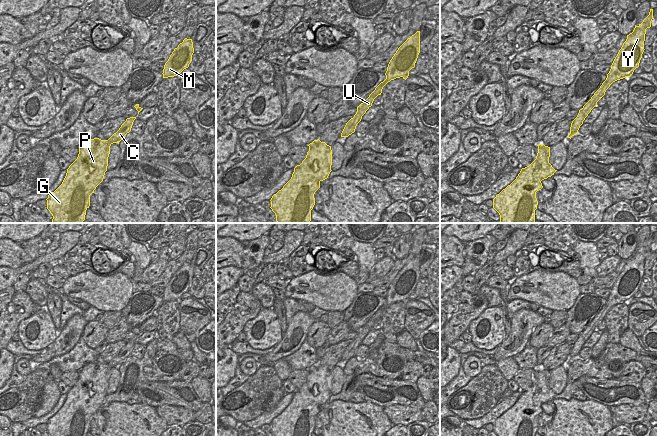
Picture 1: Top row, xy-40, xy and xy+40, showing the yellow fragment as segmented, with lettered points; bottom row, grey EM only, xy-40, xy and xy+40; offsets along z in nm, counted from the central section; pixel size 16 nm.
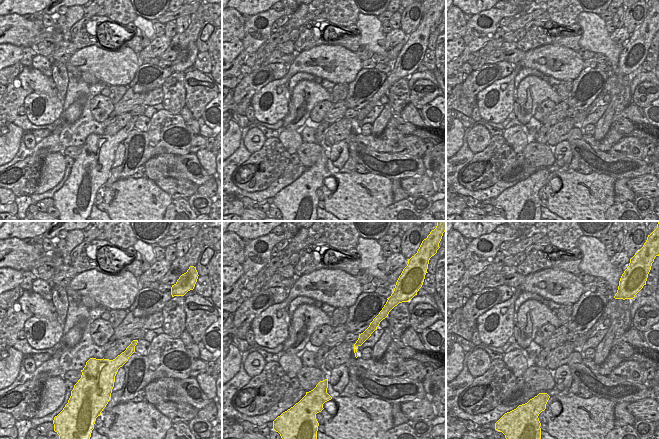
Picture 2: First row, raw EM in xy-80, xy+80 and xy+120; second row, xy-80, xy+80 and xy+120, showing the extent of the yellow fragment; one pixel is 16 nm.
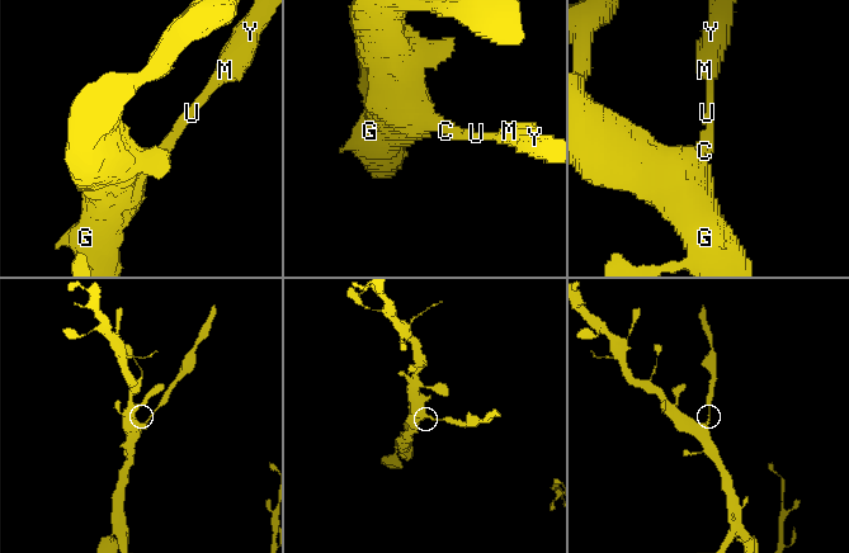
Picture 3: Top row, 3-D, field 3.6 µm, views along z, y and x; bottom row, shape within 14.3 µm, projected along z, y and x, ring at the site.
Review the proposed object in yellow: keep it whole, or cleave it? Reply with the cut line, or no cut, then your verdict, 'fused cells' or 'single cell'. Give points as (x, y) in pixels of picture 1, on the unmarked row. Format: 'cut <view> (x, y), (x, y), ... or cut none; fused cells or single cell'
cut xy+40 (604, 305), (609, 310); fused cells

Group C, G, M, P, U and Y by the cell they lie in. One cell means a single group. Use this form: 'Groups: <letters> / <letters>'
Groups: C G P U / M Y.

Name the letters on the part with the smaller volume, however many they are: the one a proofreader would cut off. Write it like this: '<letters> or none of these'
M, Y

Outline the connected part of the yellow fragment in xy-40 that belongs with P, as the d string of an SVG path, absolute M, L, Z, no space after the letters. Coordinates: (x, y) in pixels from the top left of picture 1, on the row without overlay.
M136 341L127 342L108 364L89 363L79 371L77 383L67 393L62 408L48 419L50 436L86 436L90 419L103 405L108 390L110 370L131 355Z

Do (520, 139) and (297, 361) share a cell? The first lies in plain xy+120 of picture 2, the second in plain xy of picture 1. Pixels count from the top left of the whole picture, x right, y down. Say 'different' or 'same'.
different

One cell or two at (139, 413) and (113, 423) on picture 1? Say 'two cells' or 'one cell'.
one cell

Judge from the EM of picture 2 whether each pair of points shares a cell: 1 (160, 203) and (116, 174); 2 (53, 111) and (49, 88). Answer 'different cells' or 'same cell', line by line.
1: different cells
2: different cells

